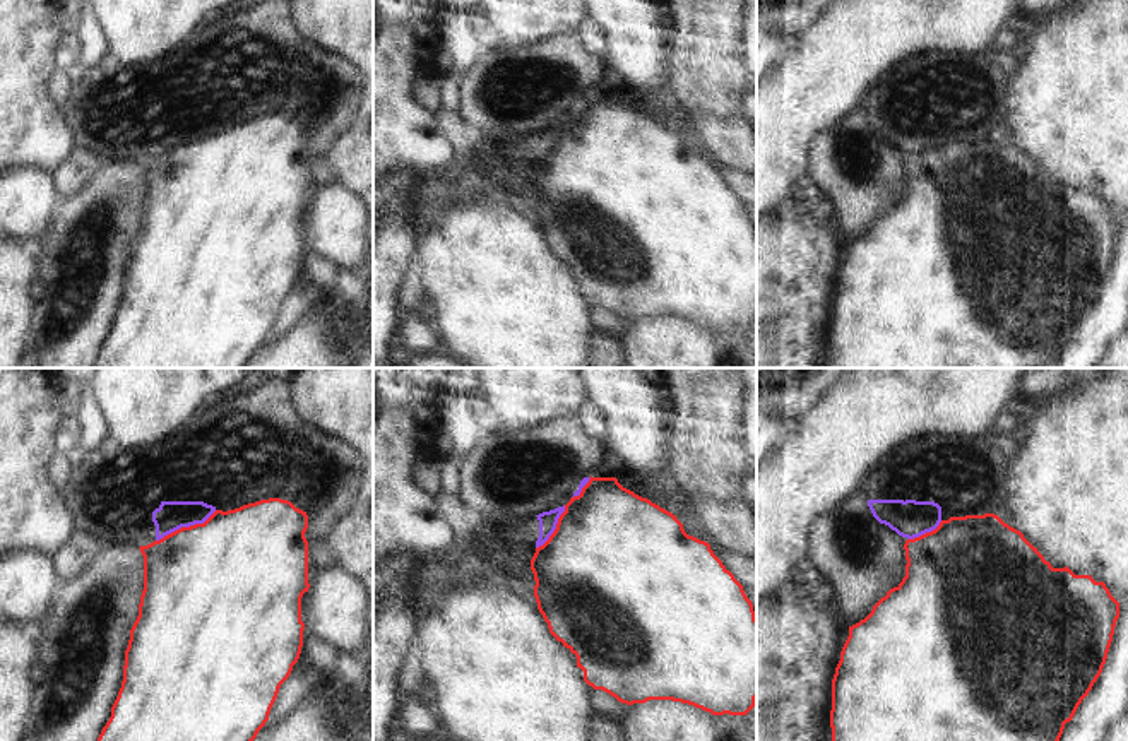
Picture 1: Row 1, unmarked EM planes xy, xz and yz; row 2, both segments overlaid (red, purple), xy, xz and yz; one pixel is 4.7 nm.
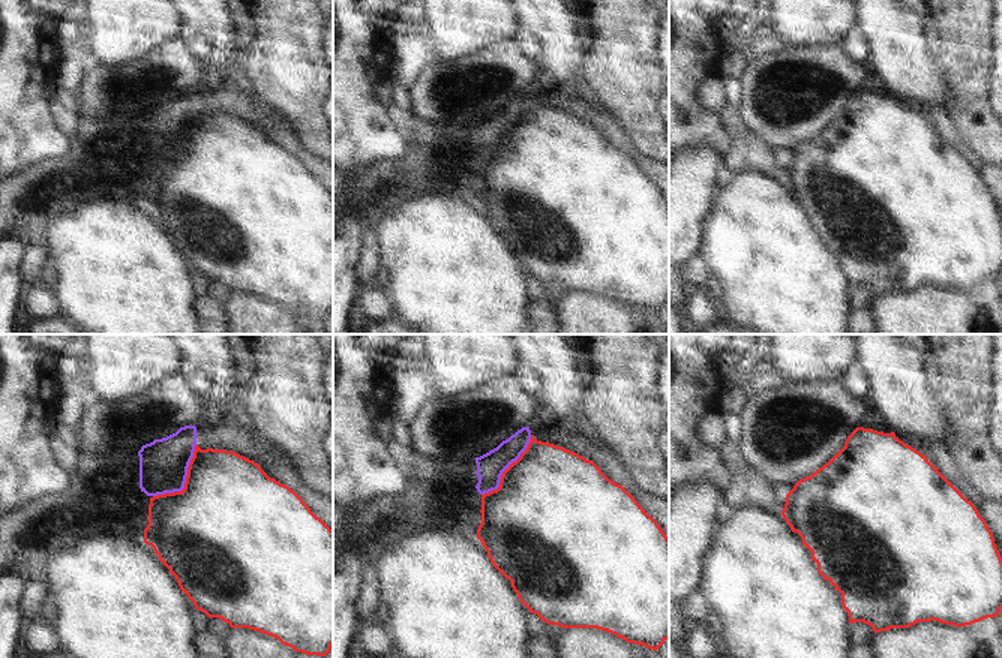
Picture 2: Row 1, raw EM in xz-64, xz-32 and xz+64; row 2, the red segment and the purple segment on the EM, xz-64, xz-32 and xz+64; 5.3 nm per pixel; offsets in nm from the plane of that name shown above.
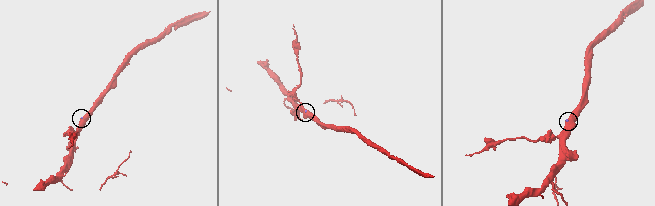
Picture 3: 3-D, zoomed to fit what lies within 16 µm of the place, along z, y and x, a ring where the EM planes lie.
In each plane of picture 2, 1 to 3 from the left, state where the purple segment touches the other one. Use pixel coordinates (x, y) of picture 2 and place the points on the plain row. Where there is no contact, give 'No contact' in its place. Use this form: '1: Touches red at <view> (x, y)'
1: Touches red at xz-64 (186, 146)
2: Touches red at xz-32 (506, 134)
3: No contact

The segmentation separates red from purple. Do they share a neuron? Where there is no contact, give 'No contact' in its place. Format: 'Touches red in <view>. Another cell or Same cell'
Touches red in xy. Another cell

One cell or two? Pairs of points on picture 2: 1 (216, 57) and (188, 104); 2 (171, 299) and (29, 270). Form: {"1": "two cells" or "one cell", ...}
{"1": "two cells", "2": "two cells"}

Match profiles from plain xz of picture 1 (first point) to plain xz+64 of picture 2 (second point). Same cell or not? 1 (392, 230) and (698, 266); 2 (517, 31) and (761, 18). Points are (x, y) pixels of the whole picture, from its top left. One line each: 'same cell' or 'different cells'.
1: different cells
2: different cells

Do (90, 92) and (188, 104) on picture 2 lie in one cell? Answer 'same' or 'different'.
same

